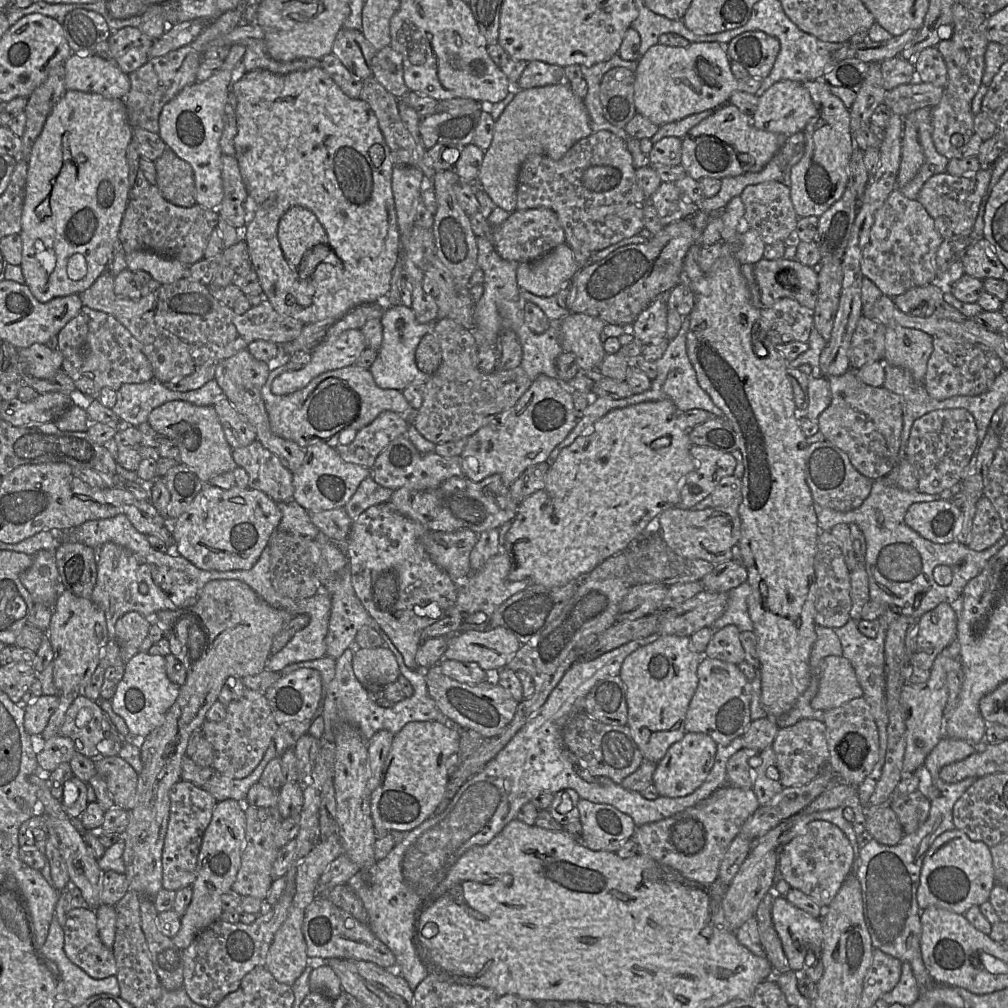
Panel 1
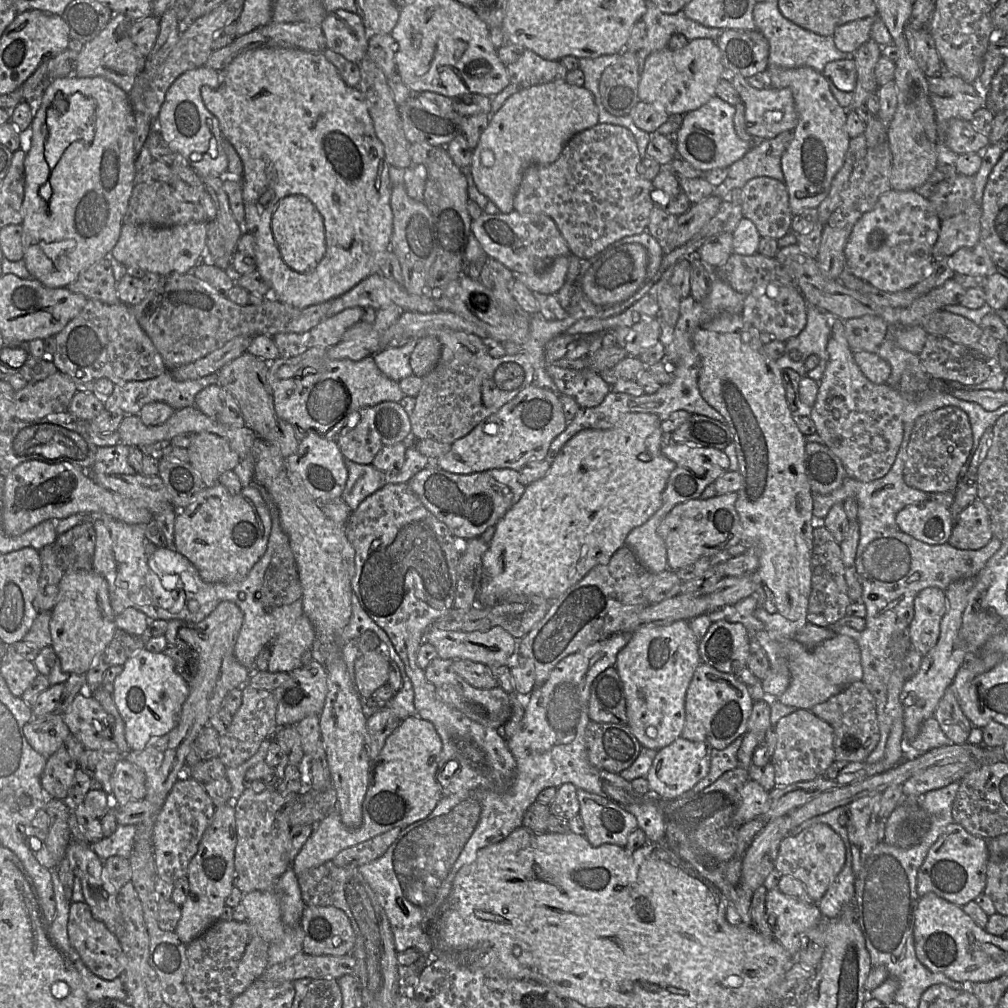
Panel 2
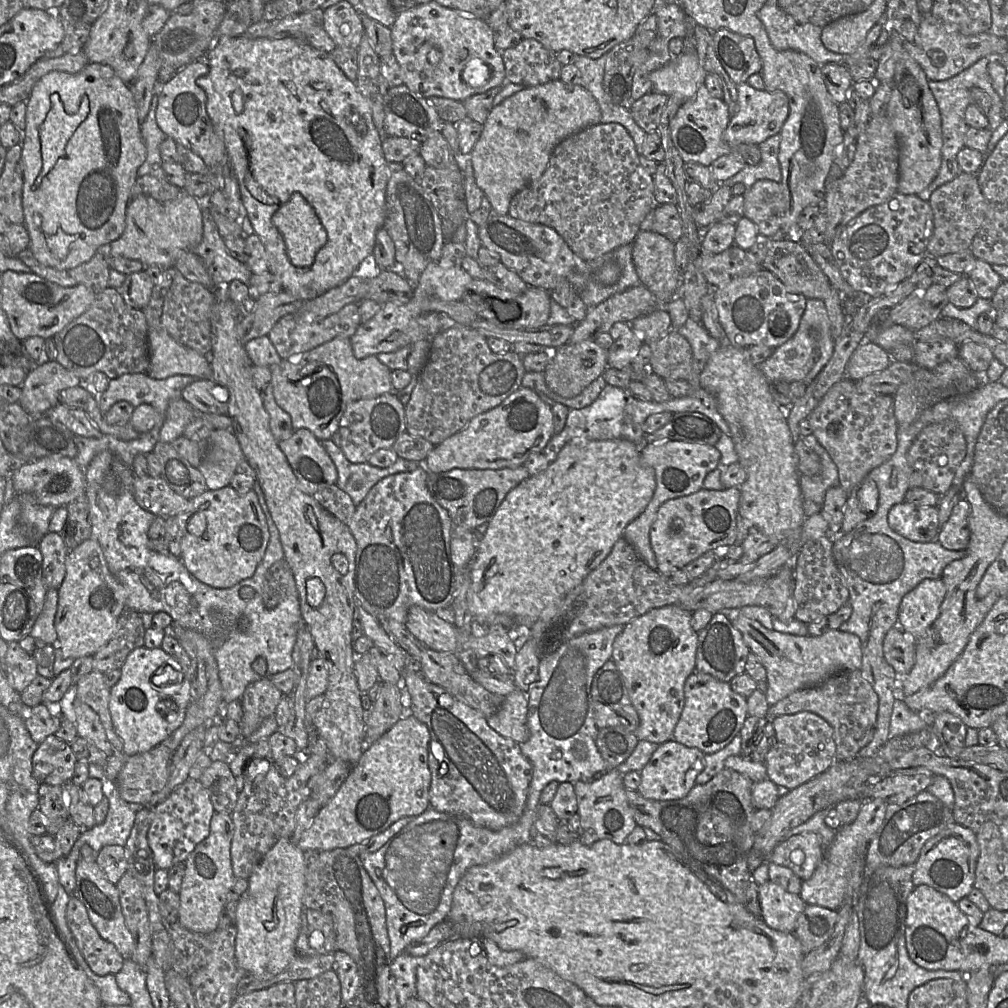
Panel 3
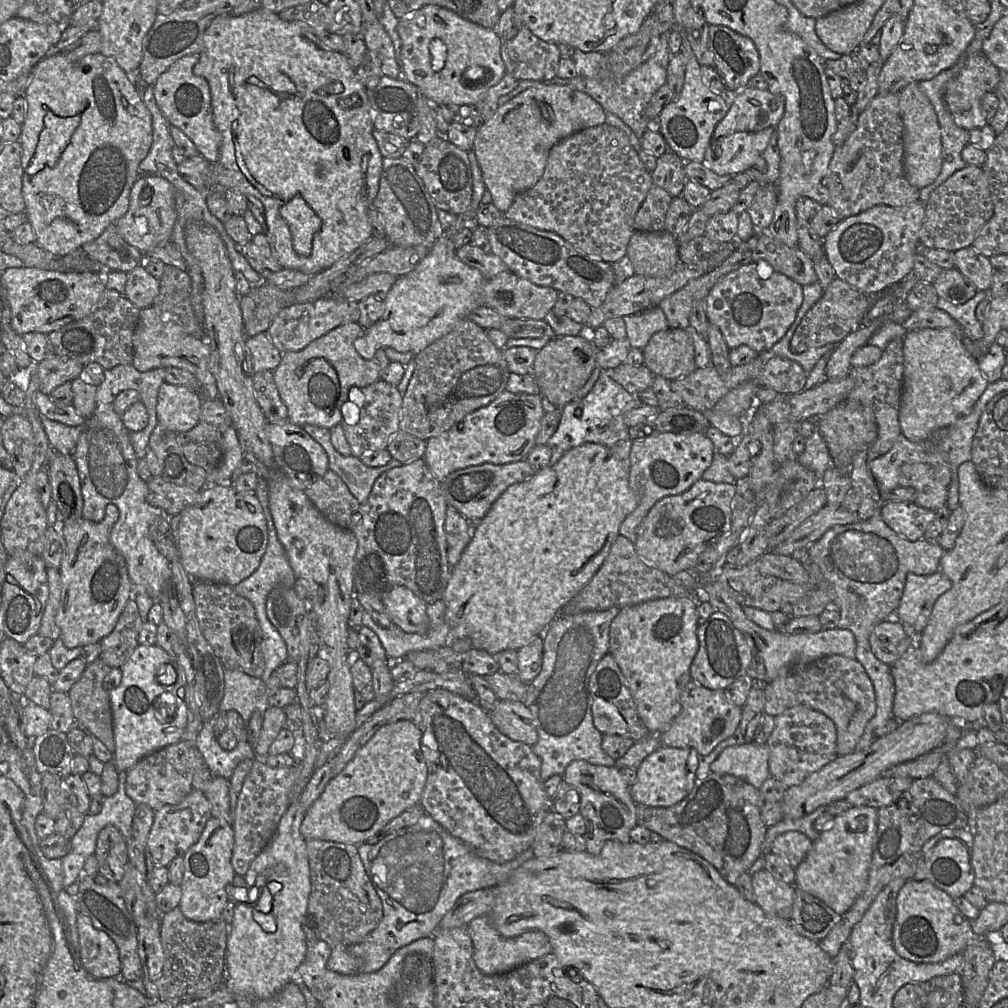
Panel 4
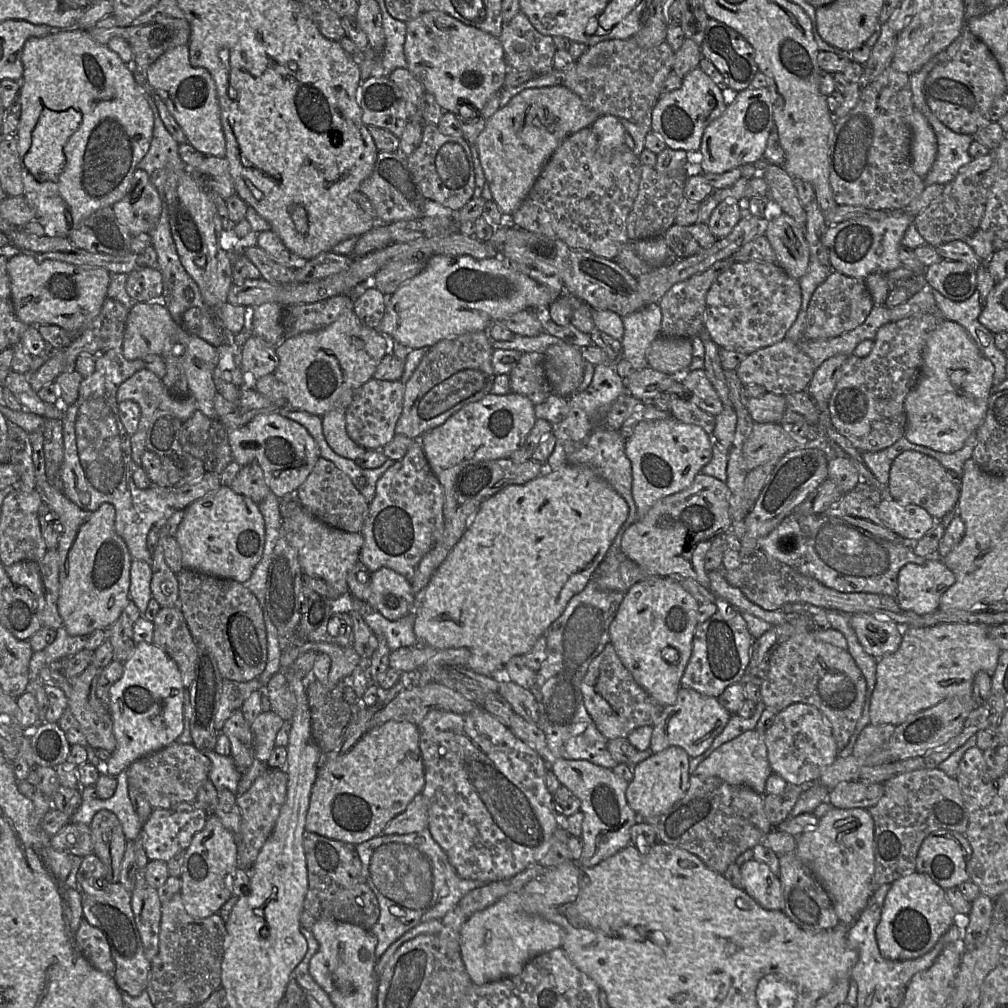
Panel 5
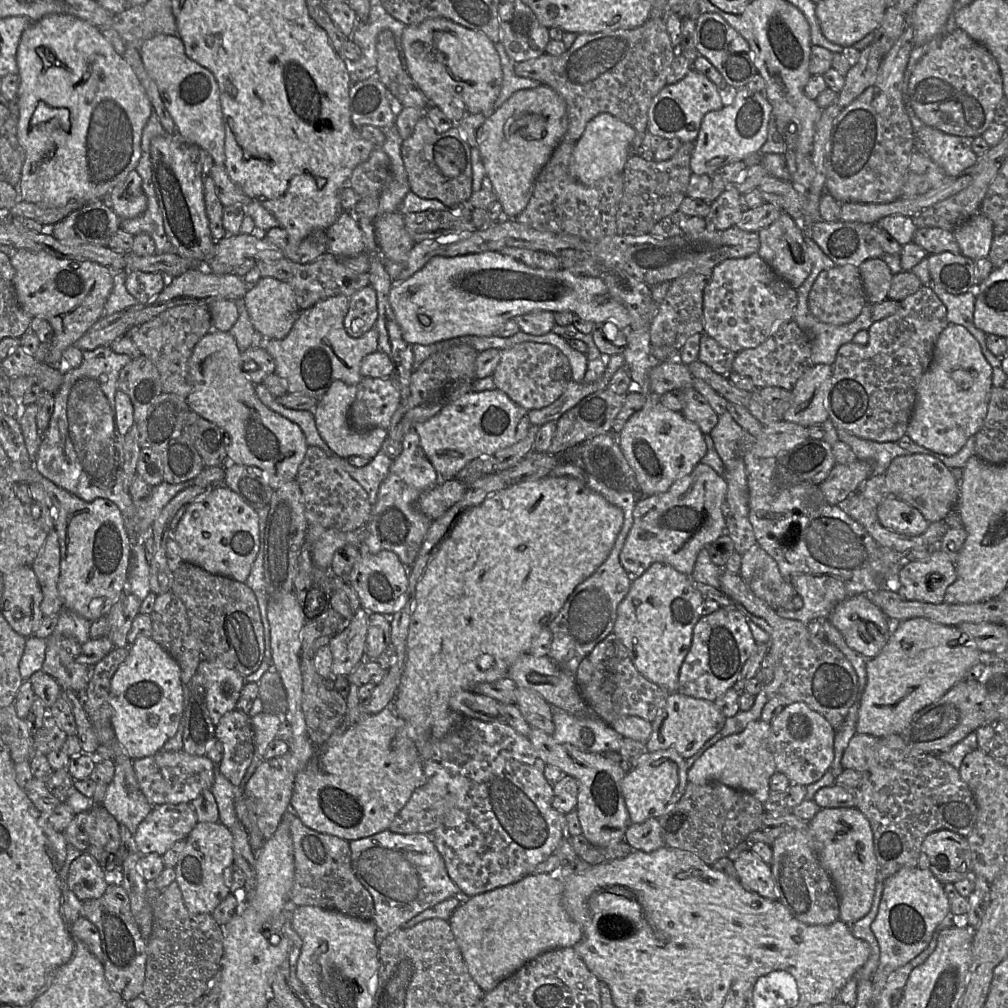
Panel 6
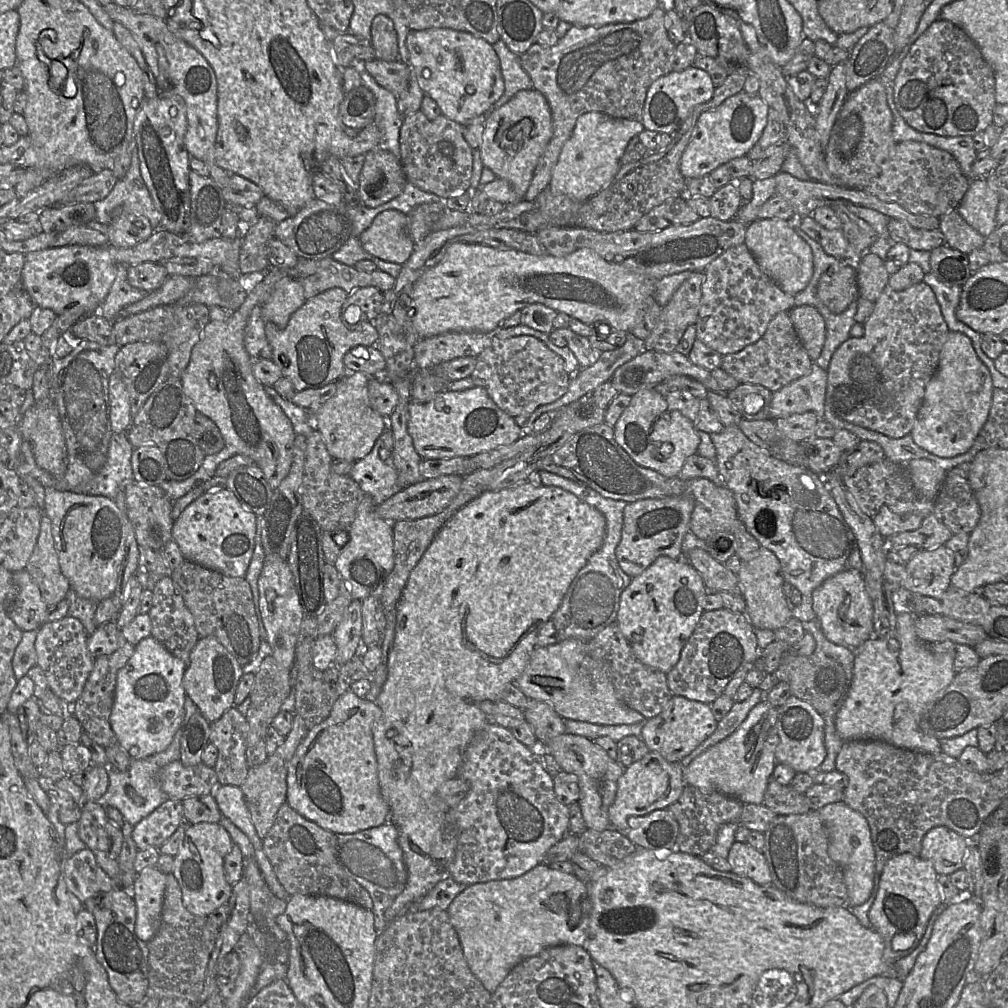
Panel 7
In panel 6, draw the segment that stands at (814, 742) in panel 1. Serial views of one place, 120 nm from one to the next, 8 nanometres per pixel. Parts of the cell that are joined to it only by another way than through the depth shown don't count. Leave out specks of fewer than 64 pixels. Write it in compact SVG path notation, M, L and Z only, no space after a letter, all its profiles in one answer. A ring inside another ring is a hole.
M803 702L789 704L770 722L768 748L776 771L784 774L790 785L808 786L817 782L829 770L834 758L835 730L818 712Z

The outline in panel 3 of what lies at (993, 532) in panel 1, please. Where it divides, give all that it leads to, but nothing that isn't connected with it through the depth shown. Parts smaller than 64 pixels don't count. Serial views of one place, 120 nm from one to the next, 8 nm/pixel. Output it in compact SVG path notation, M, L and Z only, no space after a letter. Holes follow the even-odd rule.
M962 498L954 506L946 523L941 526L936 541L948 550L966 550L970 539L969 515L970 505Z

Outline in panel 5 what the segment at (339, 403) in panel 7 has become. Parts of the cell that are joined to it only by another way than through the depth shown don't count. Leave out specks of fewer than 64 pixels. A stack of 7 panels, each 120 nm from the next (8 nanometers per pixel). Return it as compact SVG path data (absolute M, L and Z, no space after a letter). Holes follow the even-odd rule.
M334 408L322 418L323 434L330 448L339 456L356 460L366 453L366 449L356 444L347 434L346 409Z

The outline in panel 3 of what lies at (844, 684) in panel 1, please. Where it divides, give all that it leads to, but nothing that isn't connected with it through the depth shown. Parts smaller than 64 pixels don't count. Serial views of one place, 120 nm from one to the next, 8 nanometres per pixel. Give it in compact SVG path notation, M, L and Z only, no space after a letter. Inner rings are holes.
M740 609L720 612L741 632L750 651L761 659L766 668L766 698L770 706L795 691L818 686L842 670L861 670L862 646L856 634L831 630L821 636L798 636L769 630L757 620L745 617Z

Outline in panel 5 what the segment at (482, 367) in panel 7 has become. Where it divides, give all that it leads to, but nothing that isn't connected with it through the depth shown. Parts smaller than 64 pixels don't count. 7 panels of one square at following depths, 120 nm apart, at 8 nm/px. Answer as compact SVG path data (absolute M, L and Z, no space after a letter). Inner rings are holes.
M522 353L508 376L511 392L526 396L534 405L543 403L552 393L544 370L543 353Z

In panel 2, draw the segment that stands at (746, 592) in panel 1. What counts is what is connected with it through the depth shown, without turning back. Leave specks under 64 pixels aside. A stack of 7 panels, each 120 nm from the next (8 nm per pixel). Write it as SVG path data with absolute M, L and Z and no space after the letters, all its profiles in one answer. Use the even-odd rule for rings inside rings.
M749 596L731 606L725 606L720 610L707 613L712 623L716 620L726 620L731 623L741 623L749 634L764 630L764 624L755 616L757 601L754 596Z

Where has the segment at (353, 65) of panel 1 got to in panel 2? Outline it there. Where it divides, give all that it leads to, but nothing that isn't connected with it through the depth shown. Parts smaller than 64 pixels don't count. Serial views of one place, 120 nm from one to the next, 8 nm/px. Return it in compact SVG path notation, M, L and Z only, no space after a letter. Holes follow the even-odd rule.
M343 9L327 14L321 24L326 37L326 47L357 63L367 54L368 32L357 13Z

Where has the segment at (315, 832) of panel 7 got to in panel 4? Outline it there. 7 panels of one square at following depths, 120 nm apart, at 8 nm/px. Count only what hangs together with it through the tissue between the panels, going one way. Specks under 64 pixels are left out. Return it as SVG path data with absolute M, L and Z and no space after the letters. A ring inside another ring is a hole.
M309 839L306 854L311 883L307 913L315 918L317 937L331 948L362 942L379 925L383 907L365 872L357 845Z

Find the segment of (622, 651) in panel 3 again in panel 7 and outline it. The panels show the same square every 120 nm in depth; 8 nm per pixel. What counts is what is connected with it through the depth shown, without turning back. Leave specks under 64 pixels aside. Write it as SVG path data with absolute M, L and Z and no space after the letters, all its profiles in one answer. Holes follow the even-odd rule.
M659 556L641 574L631 579L621 593L617 625L629 642L636 658L643 664L667 674L679 661L681 651L704 612L707 588L698 571L684 557Z

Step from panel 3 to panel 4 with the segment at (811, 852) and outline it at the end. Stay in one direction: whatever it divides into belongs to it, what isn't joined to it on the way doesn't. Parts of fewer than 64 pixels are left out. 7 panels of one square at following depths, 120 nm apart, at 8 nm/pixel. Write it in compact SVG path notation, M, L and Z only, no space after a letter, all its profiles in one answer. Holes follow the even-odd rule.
M789 831L779 835L770 851L781 857L793 869L803 861L813 845L813 840L797 831Z

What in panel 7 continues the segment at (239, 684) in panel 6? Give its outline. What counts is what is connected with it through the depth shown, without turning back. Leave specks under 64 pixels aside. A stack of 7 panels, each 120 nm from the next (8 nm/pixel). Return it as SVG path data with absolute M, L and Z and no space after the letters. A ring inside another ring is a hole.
M200 637L191 651L183 687L202 715L213 723L234 706L236 689L243 674L243 666L215 637Z

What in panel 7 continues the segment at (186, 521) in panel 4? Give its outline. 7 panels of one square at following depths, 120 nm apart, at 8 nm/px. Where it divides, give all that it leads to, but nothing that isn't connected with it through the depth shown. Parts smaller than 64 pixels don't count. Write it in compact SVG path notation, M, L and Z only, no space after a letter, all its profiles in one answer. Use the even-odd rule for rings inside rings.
M228 488L202 493L174 521L172 539L178 544L185 560L195 562L229 577L244 577L250 564L256 535L257 515L245 509Z

